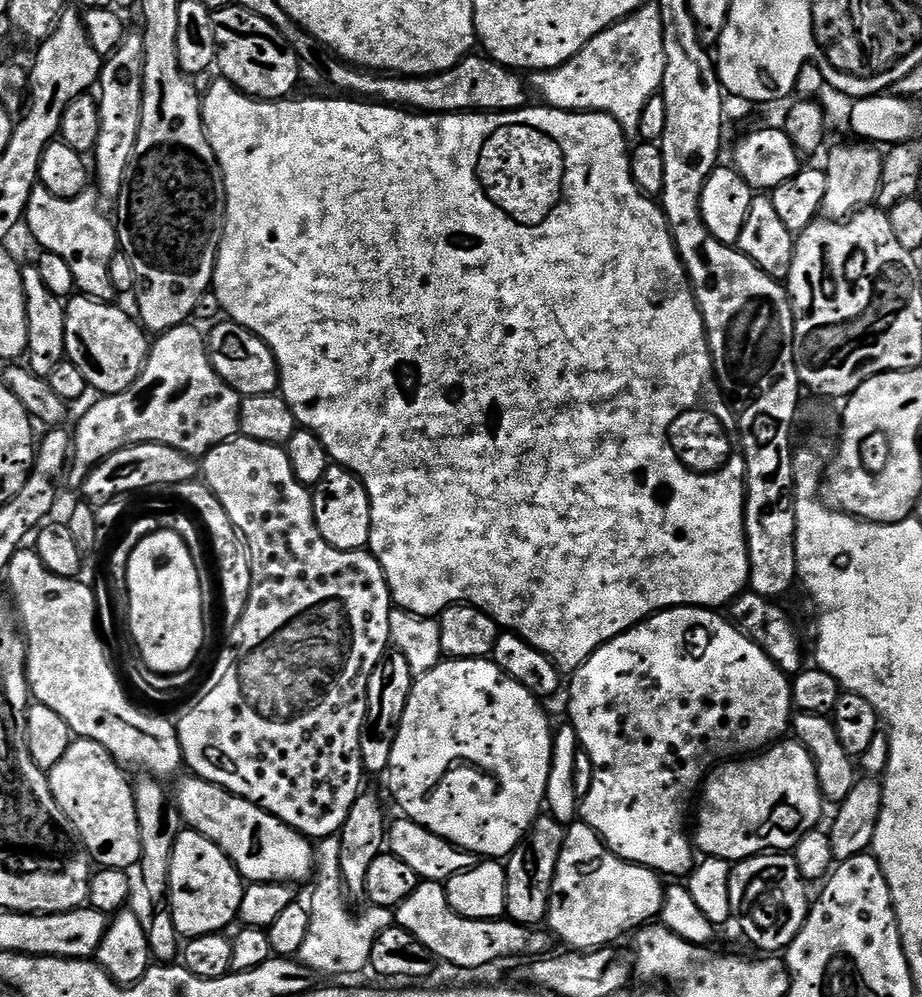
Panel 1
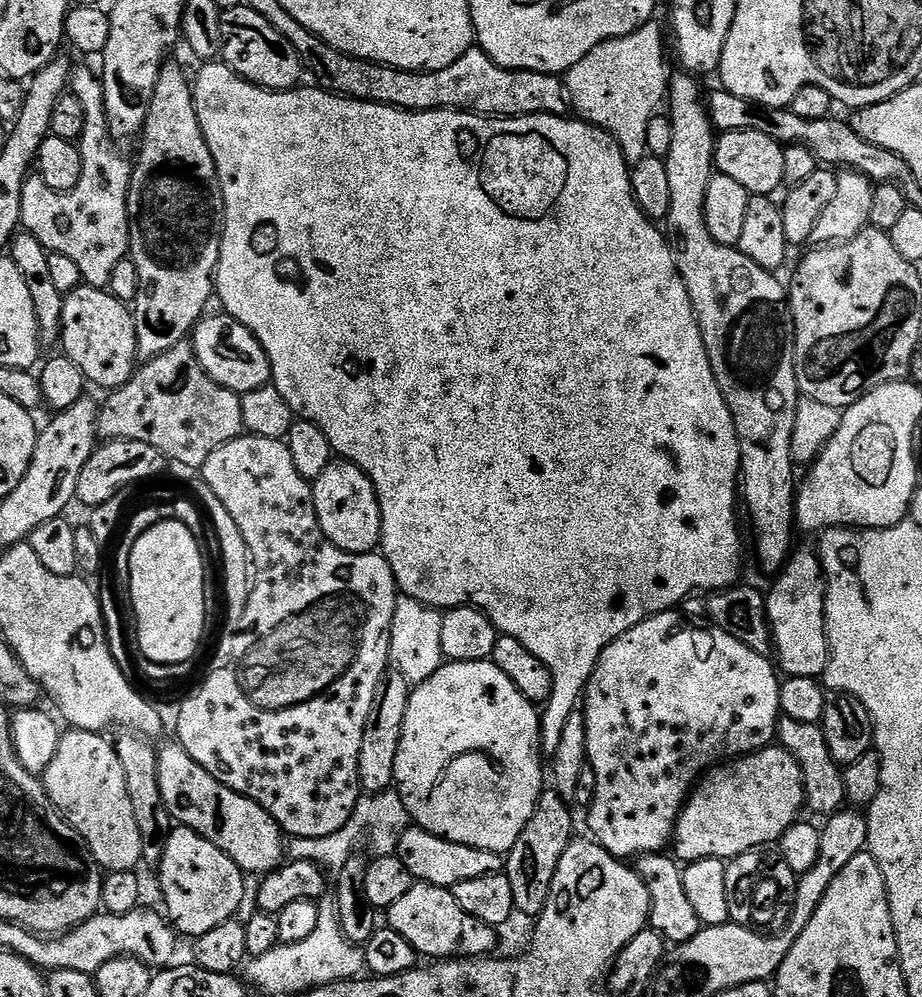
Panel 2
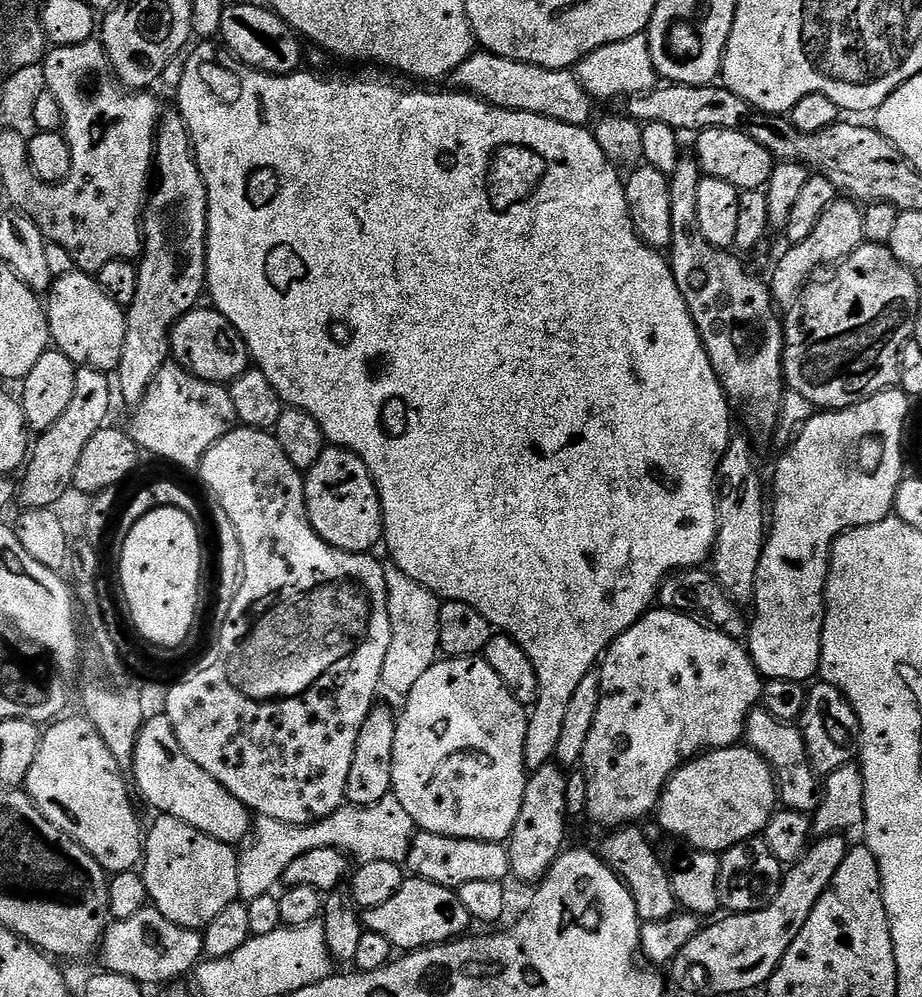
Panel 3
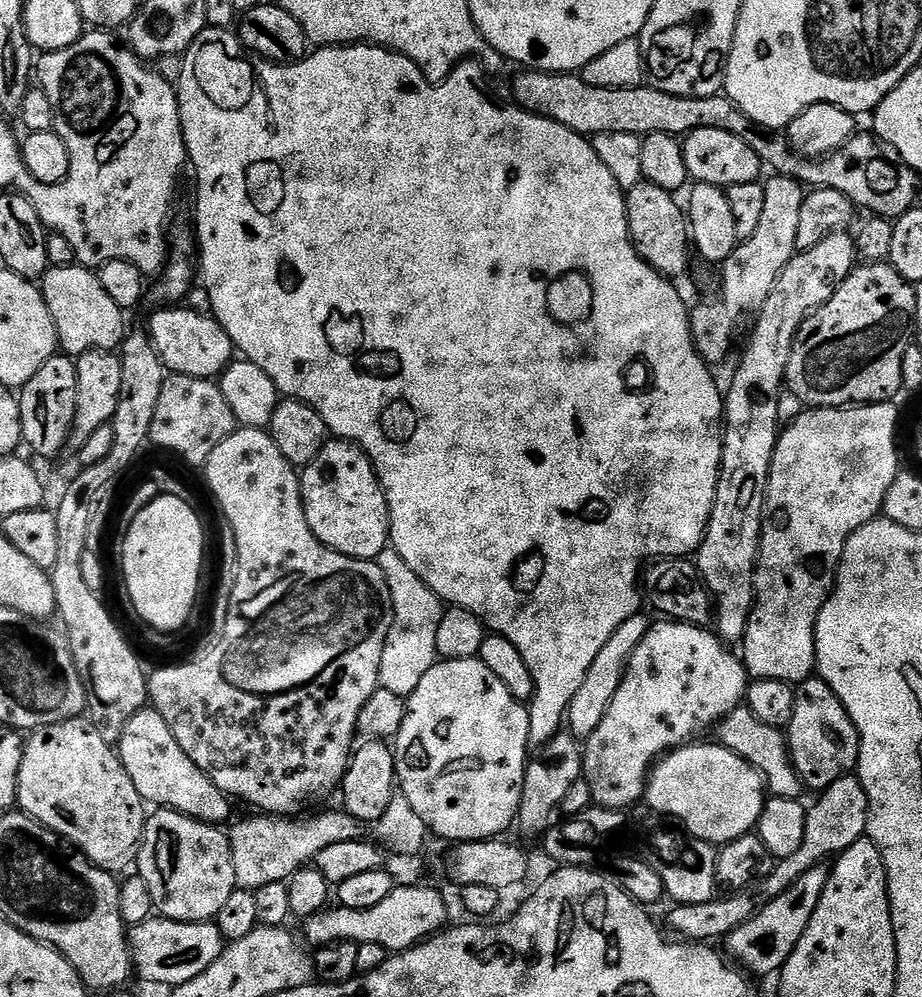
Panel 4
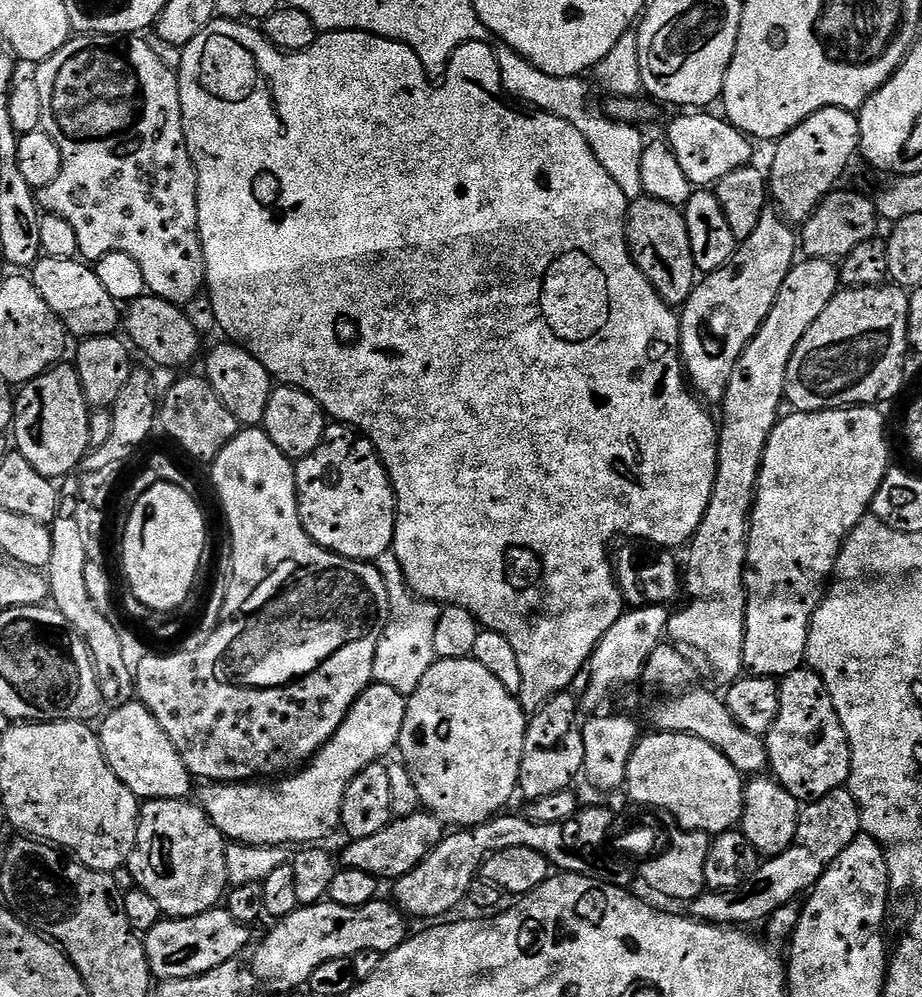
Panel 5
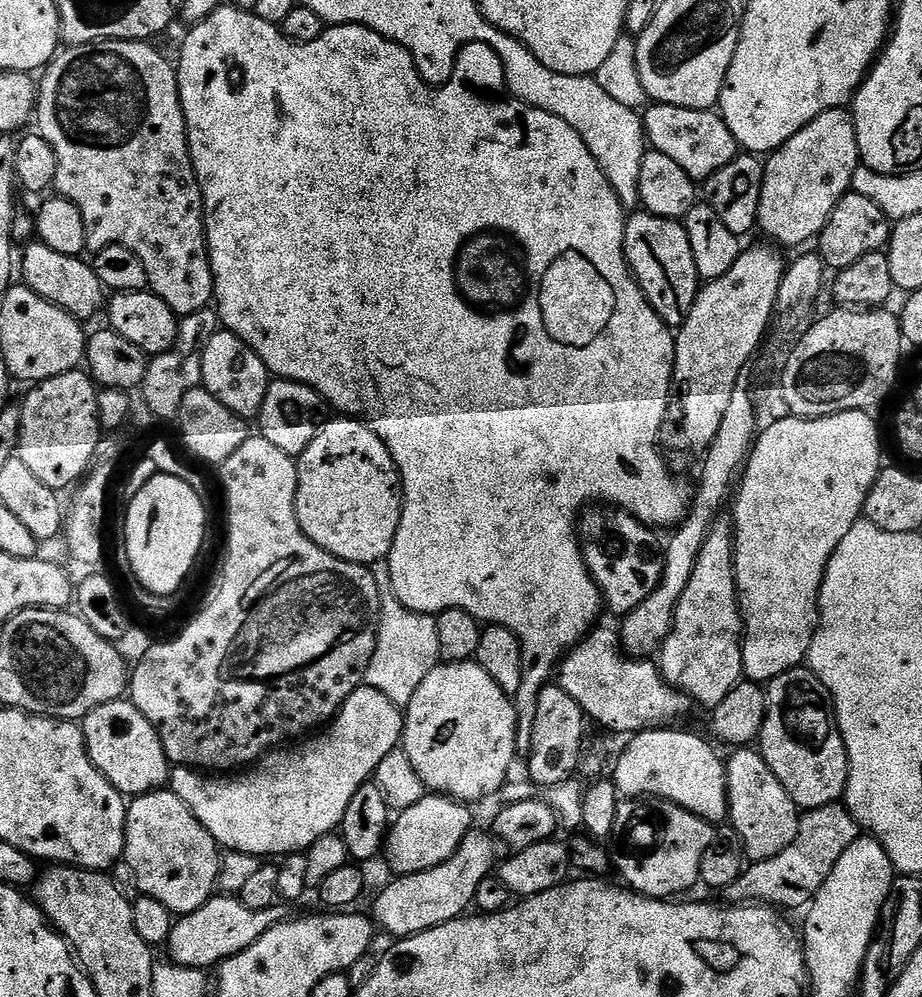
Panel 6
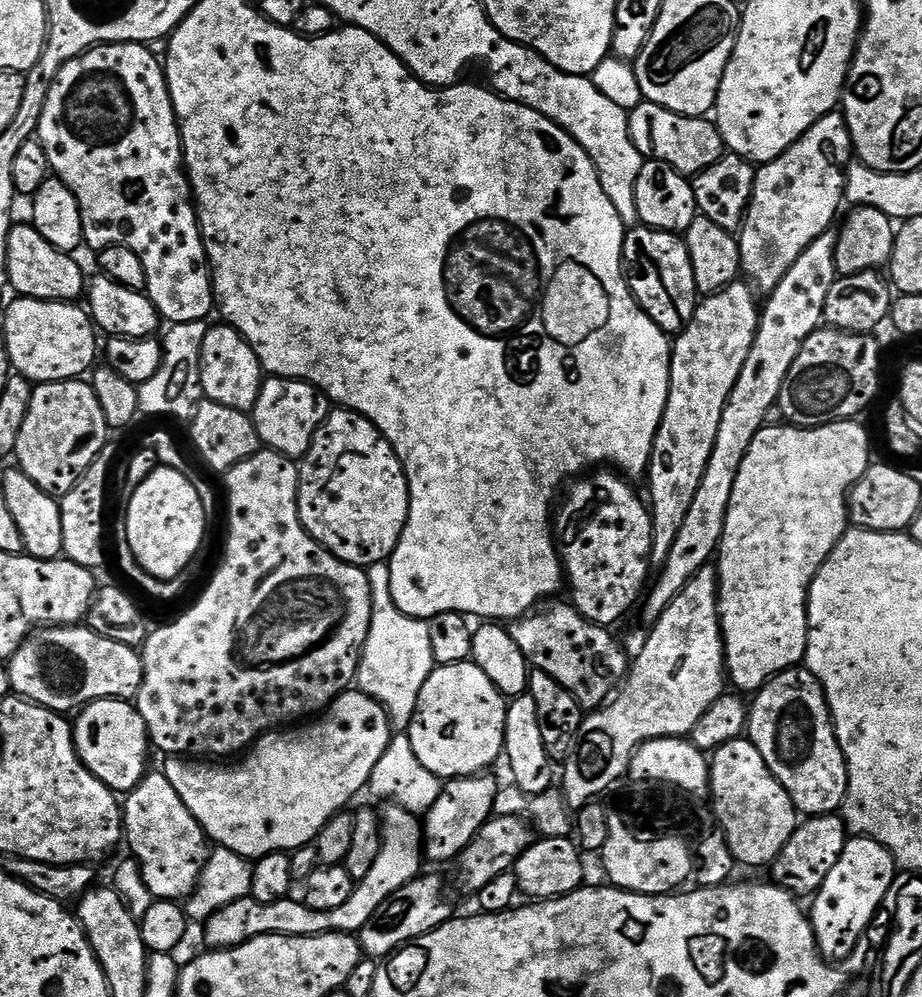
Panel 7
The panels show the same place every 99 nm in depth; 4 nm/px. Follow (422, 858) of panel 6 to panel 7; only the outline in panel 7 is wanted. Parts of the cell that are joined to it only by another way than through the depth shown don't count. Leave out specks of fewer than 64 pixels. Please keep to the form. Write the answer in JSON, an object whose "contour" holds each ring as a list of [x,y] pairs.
{"contour":[[[492,774],[478,776],[459,776],[456,780],[447,781],[440,789],[438,802],[422,817],[424,830],[423,855],[436,864],[455,861],[460,853],[470,846],[470,842],[482,830],[485,822],[492,819],[496,810],[496,796],[501,785],[496,784]]]}

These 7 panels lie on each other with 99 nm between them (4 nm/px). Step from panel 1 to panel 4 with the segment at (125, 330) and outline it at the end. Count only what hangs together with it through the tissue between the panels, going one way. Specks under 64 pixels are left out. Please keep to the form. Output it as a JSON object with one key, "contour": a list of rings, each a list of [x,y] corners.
{"contour":[[[83,266],[49,267],[42,277],[42,291],[46,306],[50,310],[50,318],[54,318],[59,347],[67,355],[75,358],[87,352],[116,352],[123,345],[126,339],[126,331],[124,332],[125,309],[120,308],[118,302],[114,302],[114,298],[110,298],[110,294],[106,294],[99,275],[93,269]]]}

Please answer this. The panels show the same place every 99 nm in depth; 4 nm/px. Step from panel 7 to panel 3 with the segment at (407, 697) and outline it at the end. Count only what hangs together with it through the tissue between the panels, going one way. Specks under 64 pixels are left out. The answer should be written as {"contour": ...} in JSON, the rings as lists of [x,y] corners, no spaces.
{"contour":[[[384,564],[384,577],[384,595],[390,610],[390,650],[386,650],[386,662],[382,662],[380,682],[385,693],[393,692],[399,698],[404,698],[410,690],[414,690],[414,682],[418,682],[418,678],[422,678],[422,674],[426,674],[426,670],[430,670],[441,655],[438,618],[442,601],[439,596],[426,590],[426,586],[402,574],[396,564]]]}

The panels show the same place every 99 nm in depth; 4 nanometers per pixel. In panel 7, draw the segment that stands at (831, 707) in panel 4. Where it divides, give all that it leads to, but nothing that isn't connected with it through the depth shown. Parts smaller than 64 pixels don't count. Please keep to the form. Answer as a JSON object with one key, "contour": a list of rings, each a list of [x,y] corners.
{"contour":[[[787,668],[755,693],[748,710],[746,736],[790,794],[797,813],[805,817],[830,816],[843,809],[848,763],[836,737],[826,694],[807,668]]]}

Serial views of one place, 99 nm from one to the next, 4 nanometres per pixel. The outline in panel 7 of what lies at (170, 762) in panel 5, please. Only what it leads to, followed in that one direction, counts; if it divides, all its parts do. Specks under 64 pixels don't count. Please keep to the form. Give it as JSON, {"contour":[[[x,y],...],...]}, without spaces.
{"contour":[[[96,700],[79,709],[76,718],[72,741],[76,743],[76,753],[81,762],[113,792],[133,792],[150,768],[148,727],[135,703],[127,700]]]}

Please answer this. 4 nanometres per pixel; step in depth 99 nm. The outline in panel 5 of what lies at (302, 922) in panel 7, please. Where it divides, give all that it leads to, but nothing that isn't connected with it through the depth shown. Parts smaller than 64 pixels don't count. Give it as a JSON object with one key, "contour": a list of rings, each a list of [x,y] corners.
{"contour":[[[217,906],[197,916],[161,918],[142,939],[148,965],[157,981],[194,978],[237,959],[248,944],[249,925],[238,922],[227,907]]]}

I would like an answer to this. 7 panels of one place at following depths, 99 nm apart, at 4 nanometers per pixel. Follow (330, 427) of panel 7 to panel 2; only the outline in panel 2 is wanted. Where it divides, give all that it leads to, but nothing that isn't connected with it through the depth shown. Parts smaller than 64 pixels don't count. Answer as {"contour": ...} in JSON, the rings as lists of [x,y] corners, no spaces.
{"contour":[[[333,458],[330,466],[326,466],[326,470],[322,470],[322,474],[318,474],[312,484],[312,497],[316,517],[322,526],[324,537],[330,543],[354,554],[376,552],[379,549],[382,530],[380,503],[370,478],[357,464]]]}

